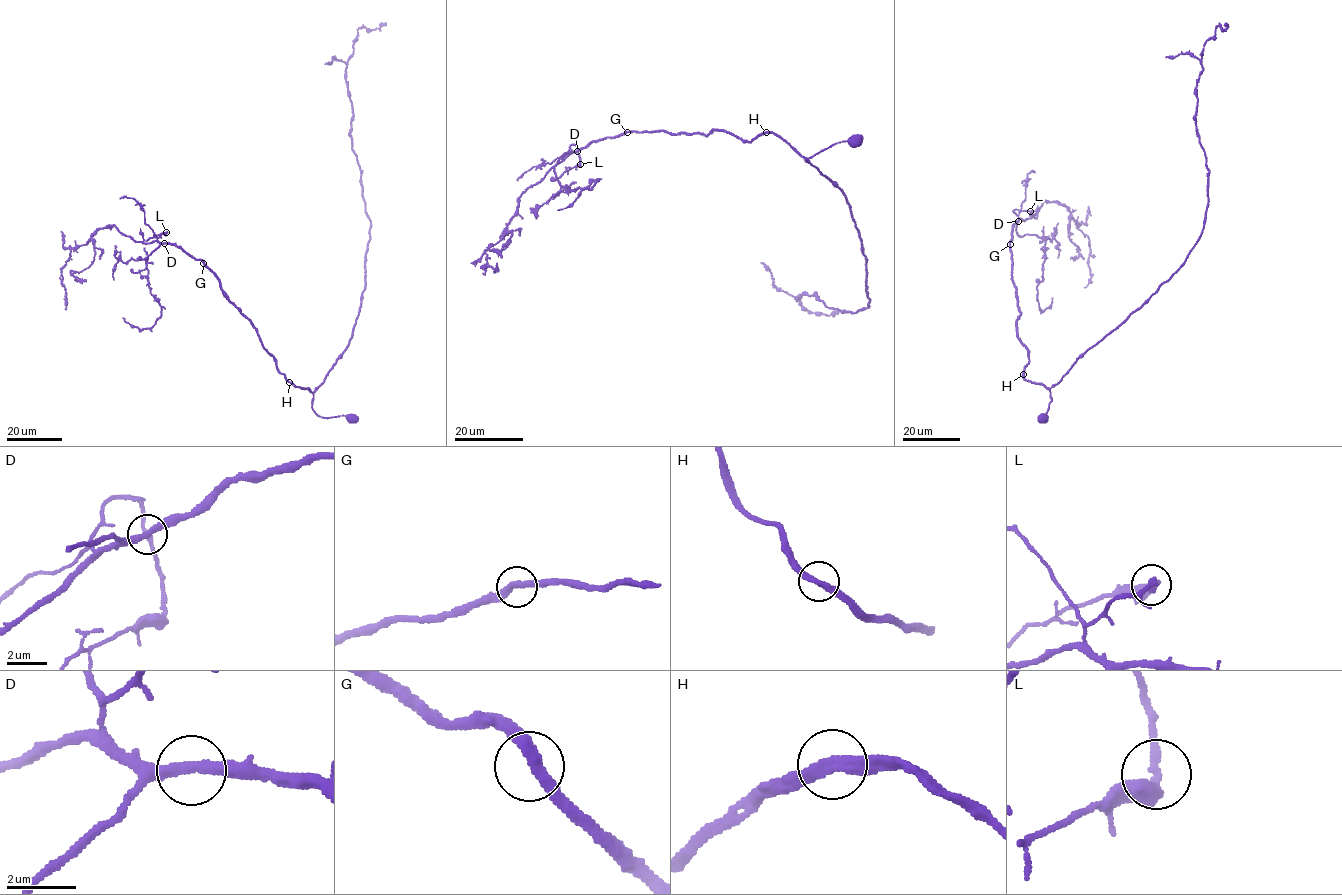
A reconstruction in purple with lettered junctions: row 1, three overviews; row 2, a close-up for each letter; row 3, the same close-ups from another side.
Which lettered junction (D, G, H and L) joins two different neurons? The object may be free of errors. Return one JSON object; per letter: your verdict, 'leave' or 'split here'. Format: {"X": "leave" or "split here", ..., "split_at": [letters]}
{"D": "leave", "G": "leave", "H": "leave", "L": "leave", "split_at": []}

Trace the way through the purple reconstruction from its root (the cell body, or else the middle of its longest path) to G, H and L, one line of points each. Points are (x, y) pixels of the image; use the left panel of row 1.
G: (351, 419), (321, 417), (315, 412), (313, 394), (291, 384), (278, 370), (257, 330), (203, 263)
H: (351, 419), (345, 415), (320, 417), (312, 408), (312, 392), (290, 382)
L: (351, 419), (315, 412), (313, 394), (278, 370), (218, 277), (200, 259), (157, 240), (166, 232)

